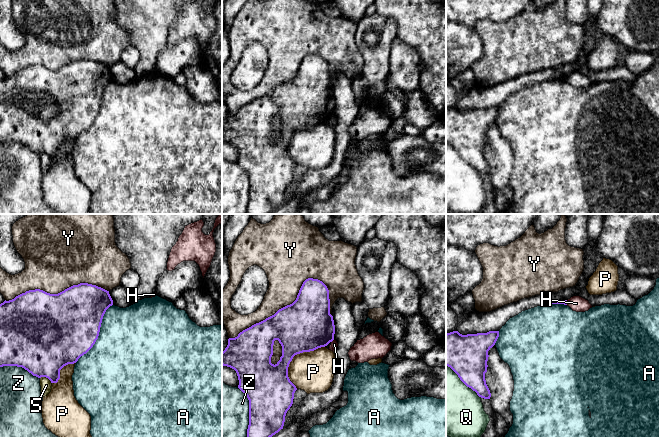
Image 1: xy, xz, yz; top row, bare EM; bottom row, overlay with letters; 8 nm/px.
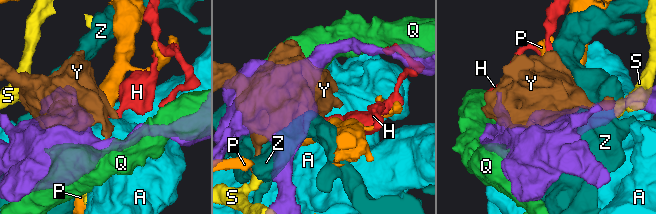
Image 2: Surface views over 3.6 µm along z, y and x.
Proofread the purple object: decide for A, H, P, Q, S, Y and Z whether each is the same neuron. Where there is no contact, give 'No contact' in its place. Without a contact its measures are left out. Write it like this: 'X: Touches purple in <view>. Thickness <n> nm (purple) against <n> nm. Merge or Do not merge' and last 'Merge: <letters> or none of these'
A: Touches purple in xy. Thickness 500 nm (purple) against 500 nm. Do not merge
H: Touches purple in xz. Thickness 420 nm (purple) against 60 nm. Do not merge
P: Touches purple in xz. Thickness 400 nm (purple) against 320 nm. Do not merge
Q: Touches purple in yz. Thickness 340 nm (purple) against 460 nm. Do not merge
S: Touches purple in xy. Thickness 460 nm (purple) against 90 nm. Do not merge
Y: Touches purple in xz. Thickness 420 nm (purple) against 280 nm. Do not merge
Z: Touches purple in xz. Thickness 380 nm (purple) against 440 nm. Do not merge
Merge: none of these

